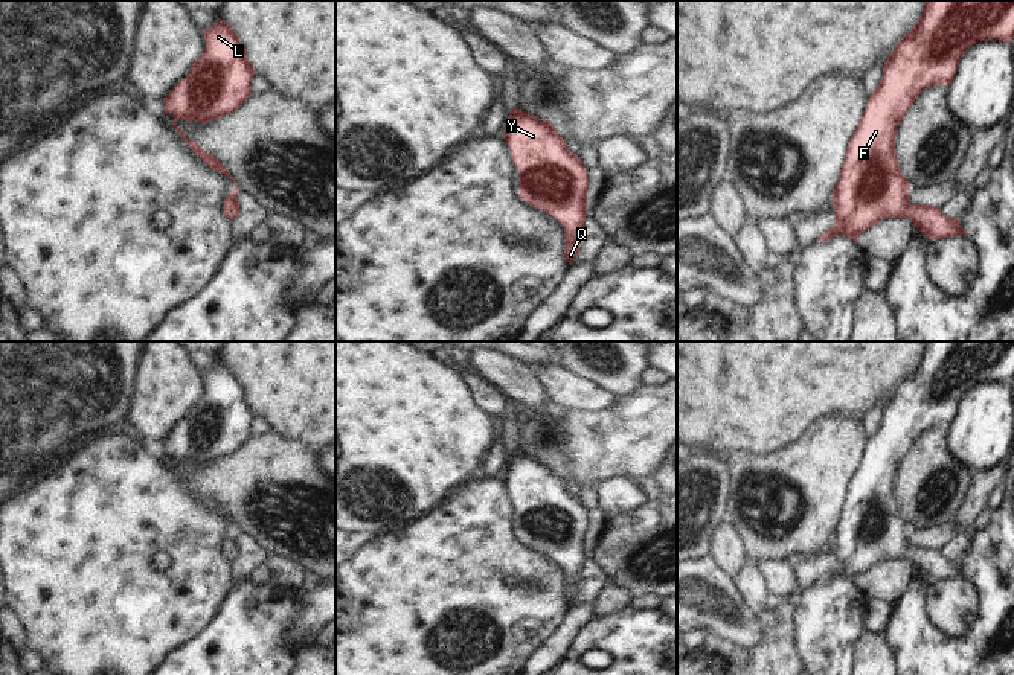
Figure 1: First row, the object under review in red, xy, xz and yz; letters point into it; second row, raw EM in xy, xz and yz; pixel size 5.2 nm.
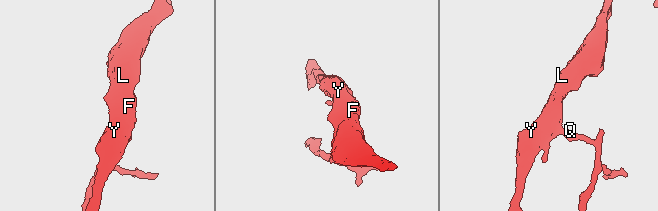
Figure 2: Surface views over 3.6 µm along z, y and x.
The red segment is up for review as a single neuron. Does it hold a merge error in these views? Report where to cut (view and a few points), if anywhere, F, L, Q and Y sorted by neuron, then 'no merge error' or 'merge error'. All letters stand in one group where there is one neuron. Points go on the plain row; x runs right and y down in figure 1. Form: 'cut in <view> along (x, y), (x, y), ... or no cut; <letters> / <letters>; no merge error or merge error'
no cut; F L Q Y; no merge error

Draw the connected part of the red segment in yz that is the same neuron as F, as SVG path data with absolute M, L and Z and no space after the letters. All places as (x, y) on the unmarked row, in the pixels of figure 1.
M924 341L923 355L918 364L900 381L890 393L883 408L883 421L875 433L868 439L868 446L862 462L849 480L846 500L843 503L839 521L833 530L836 562L834 567L817 581L826 584L839 576L857 582L858 576L871 567L886 559L910 559L915 568L929 581L951 579L967 576L959 561L950 559L939 549L916 545L910 542L909 523L901 515L898 497L895 492L895 477L901 460L912 448L918 436L932 427L951 427L959 401L970 387L982 381L1002 381L1011 384L1014 379L1014 341Z

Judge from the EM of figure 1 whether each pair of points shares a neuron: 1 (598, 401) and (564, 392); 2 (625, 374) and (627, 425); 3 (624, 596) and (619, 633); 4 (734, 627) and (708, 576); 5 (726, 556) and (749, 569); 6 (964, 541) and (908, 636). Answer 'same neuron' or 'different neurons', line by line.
1: same neuron
2: different neurons
3: different neurons
4: same neuron
5: different neurons
6: different neurons

